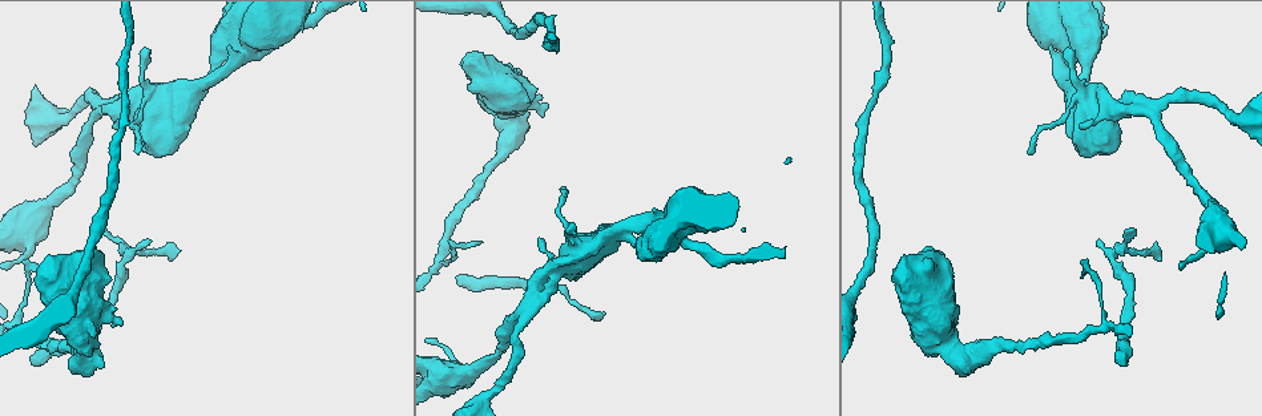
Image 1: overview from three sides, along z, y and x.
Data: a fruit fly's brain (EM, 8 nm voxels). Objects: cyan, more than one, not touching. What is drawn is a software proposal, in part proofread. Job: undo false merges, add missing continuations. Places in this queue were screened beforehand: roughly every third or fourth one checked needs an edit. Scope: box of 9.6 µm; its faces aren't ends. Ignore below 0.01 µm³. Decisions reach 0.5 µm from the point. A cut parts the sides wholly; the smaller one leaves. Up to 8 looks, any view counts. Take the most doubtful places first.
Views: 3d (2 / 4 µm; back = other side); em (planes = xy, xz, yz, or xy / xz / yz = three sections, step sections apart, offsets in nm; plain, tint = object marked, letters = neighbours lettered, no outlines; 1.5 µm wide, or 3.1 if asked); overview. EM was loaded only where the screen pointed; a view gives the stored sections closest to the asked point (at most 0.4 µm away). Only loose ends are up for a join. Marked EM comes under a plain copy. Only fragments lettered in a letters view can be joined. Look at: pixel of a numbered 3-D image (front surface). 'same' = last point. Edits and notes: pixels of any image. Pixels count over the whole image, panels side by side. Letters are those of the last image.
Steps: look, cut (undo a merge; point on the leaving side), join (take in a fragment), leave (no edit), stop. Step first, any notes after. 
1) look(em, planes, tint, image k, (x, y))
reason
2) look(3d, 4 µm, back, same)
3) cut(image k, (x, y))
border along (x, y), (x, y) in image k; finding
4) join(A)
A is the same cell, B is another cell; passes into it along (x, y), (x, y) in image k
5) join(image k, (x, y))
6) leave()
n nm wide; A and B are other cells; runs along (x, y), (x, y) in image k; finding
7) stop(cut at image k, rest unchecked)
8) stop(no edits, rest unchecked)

look(3d, 4 µm, image 1, (1082, 277))
free end

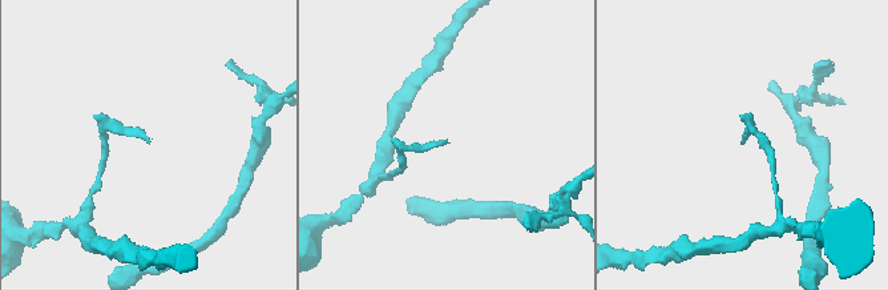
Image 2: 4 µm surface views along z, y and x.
look(em, xz, step 8, letters, image 2, (743, 143))

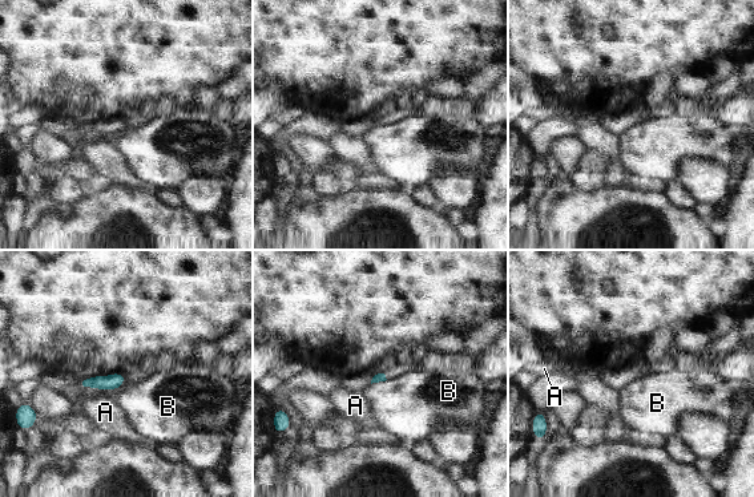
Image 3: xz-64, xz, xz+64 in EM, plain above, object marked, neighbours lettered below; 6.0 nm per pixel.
look(em, planes, letters, same)
cut it another way

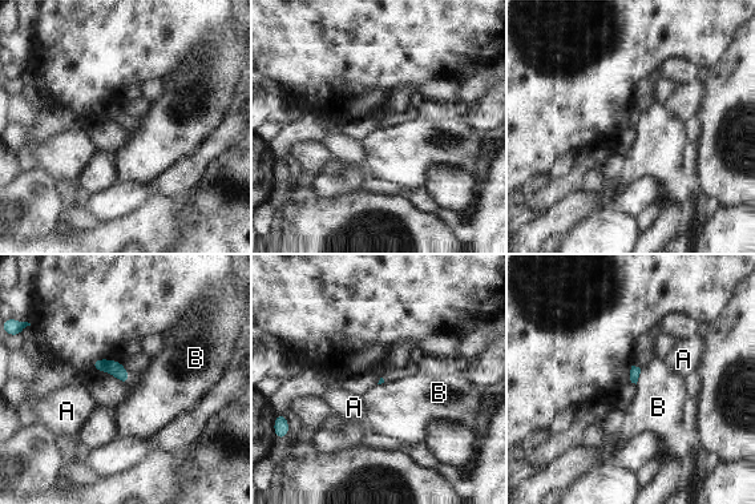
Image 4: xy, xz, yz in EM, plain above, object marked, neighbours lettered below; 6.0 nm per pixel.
leave()
B touches over 100 nm; A and B are other cells; border along (641, 369), (636, 383) in image 4; no lettered fragment goes on from it

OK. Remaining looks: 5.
look(em, planes, letters, image 1, (1077, 82))
sudden change in width

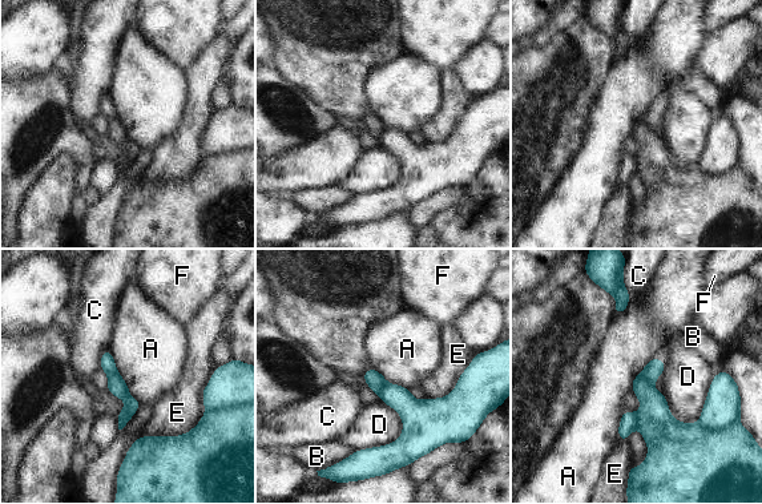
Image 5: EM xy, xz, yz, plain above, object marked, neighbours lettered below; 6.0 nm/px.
cut(image 5, (133, 404))
A, B, C, D, E and F are other cells; the part that leaves runs along (436, 402), (394, 447), (358, 454) in image 5; a second cell is stuck on

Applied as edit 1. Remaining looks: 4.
look(3d, 2 µm, image 1, (500, 161))
calibre changes

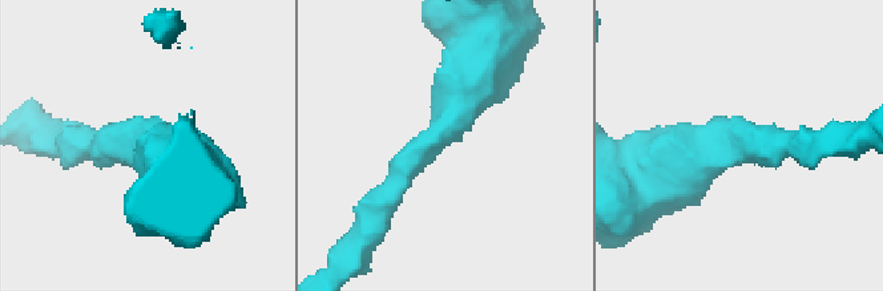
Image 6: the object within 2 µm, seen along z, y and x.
look(em, planes, tint, image 6, (733, 142))
arms of 200, 500 nm; need the tissue

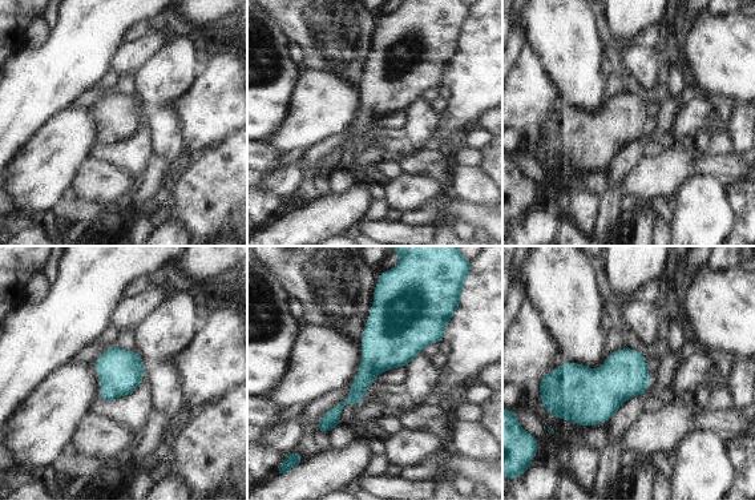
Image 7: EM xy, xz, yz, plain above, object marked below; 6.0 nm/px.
look(em, planes, letters, same)

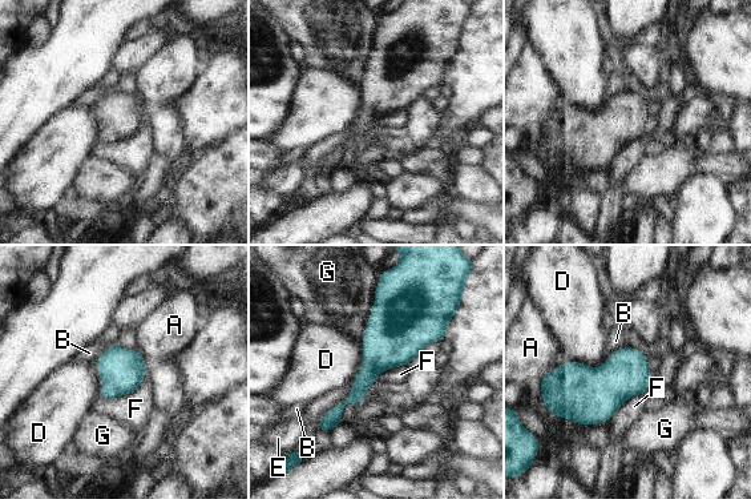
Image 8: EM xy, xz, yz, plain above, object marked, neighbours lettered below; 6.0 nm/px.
leave()
160 nm wide; A, B, D, E, F and G are other cells; border along (610, 353), (597, 367), (565, 358) in image 8; continuous, no second cell

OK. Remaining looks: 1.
stop(cut at image 5, rest unchecked)

